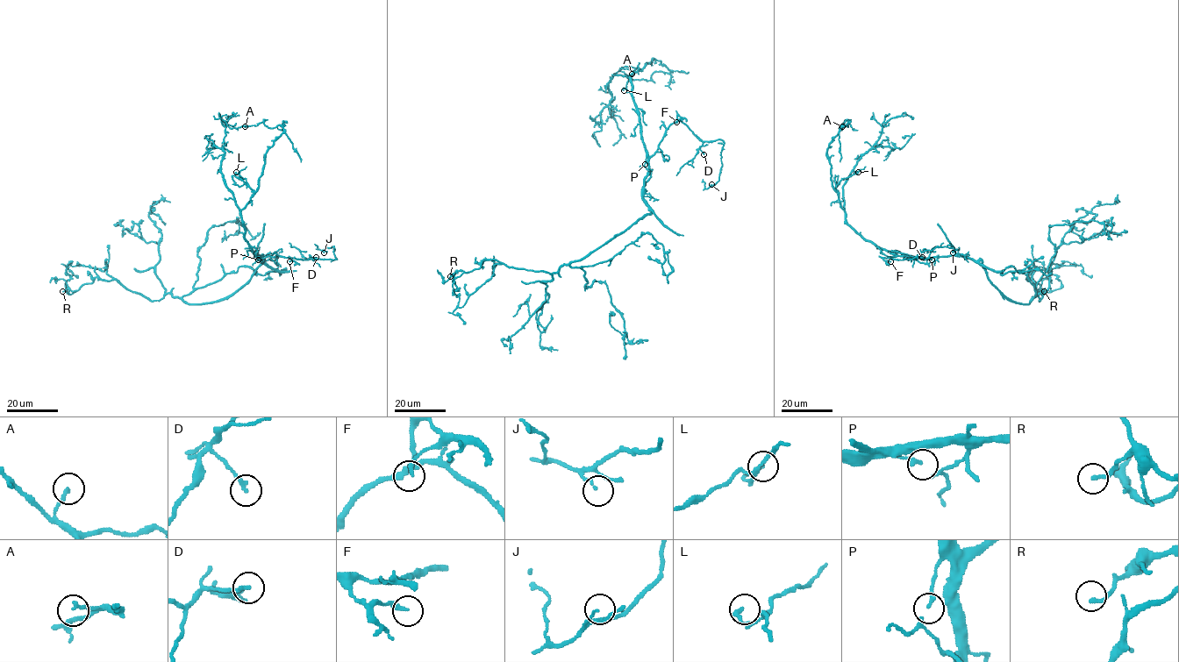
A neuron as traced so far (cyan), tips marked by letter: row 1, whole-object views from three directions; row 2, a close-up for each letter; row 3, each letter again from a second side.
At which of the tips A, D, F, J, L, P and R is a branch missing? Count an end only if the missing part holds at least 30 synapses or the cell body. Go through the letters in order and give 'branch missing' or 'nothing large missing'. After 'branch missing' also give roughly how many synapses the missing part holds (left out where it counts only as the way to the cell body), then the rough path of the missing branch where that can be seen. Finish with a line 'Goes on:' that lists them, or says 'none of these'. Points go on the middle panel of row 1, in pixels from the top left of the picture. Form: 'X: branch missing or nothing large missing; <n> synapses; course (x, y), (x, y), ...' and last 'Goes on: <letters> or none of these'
A: nothing large missing
D: nothing large missing
F: nothing large missing
J: nothing large missing
L: nothing large missing
P: nothing large missing
R: nothing large missing
Goes on: none of these

